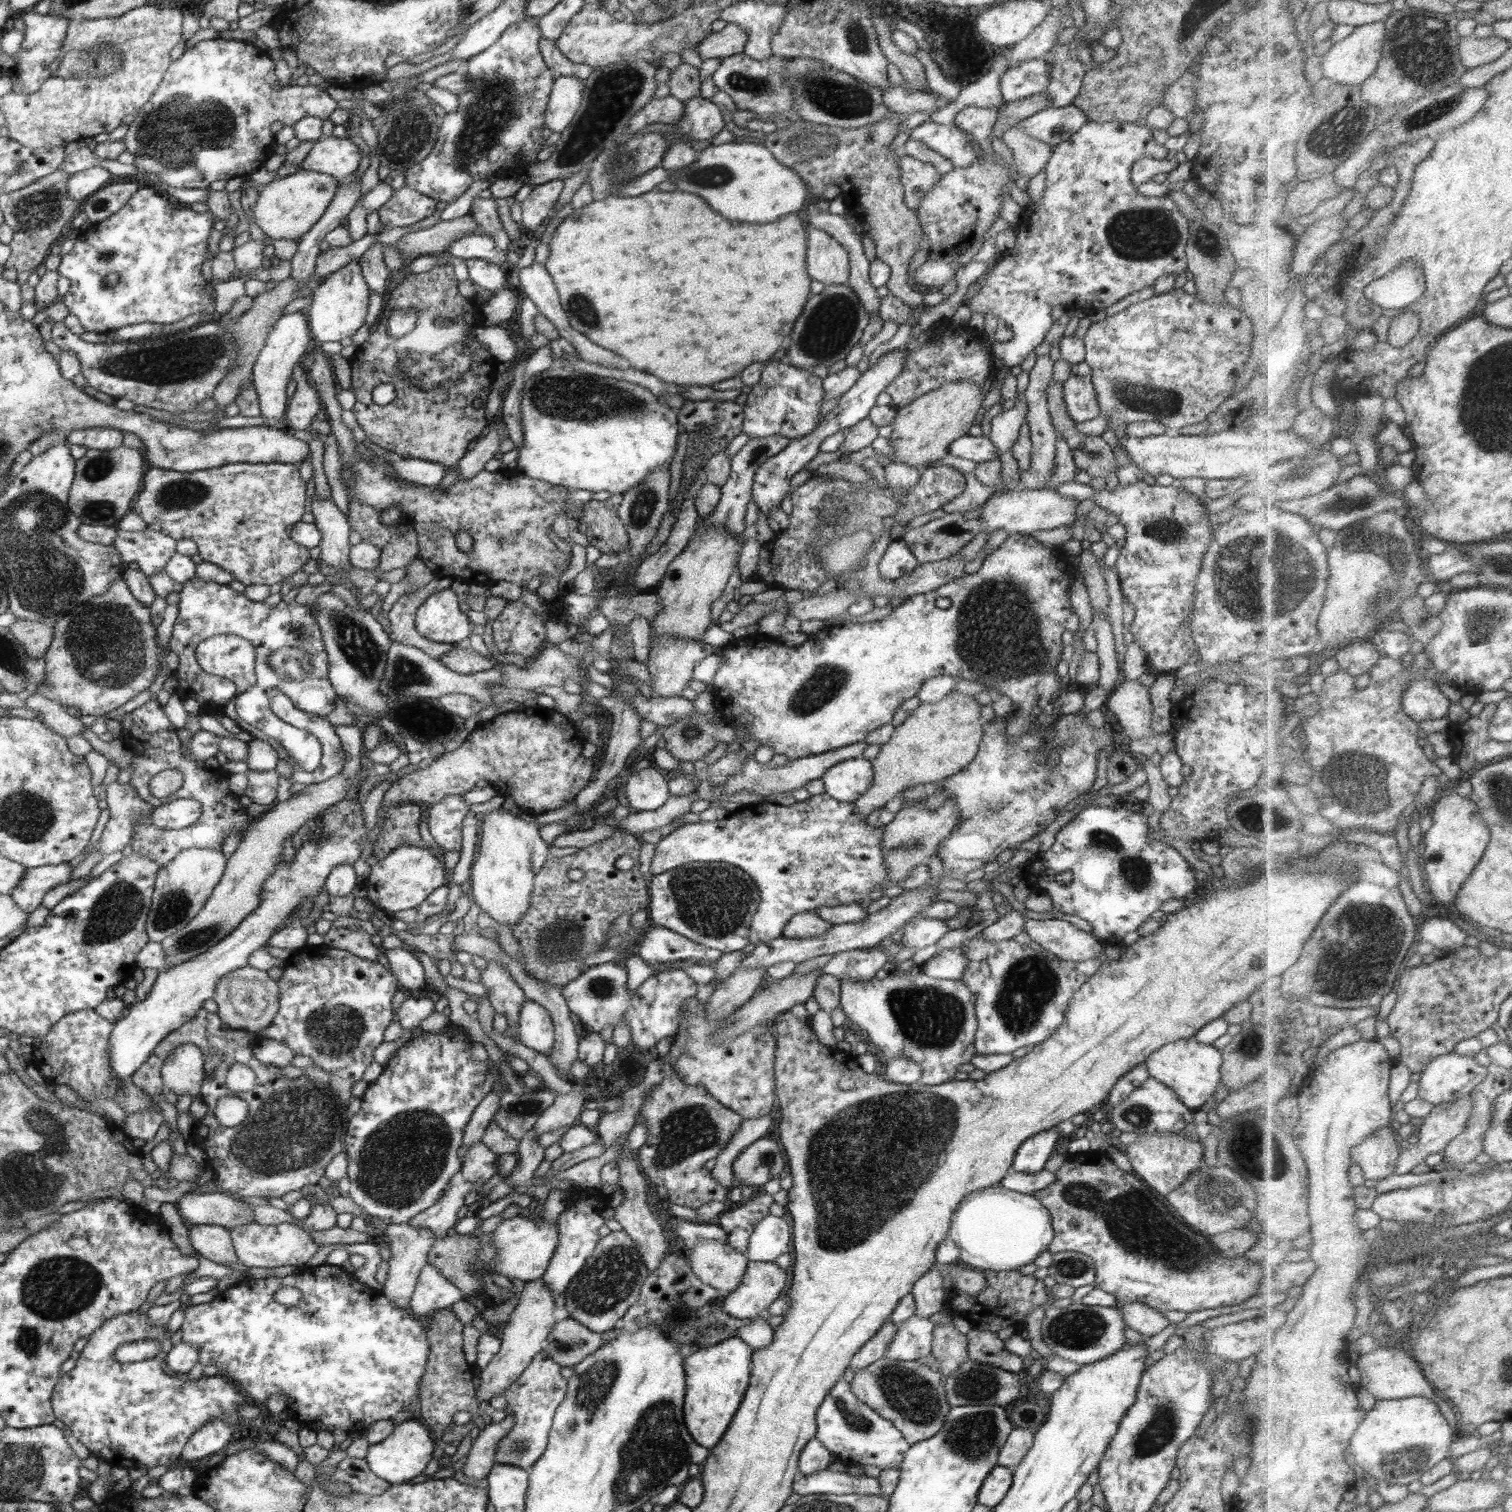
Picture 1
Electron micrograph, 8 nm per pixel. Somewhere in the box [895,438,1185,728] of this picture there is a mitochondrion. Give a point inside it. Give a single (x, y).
(999, 638)

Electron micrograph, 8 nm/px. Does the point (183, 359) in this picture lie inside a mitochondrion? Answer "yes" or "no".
yes

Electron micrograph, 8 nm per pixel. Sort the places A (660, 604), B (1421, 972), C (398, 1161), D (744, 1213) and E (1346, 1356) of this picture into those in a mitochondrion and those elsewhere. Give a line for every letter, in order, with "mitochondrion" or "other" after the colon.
A: other
B: other
C: mitochondrion
D: other
E: other

